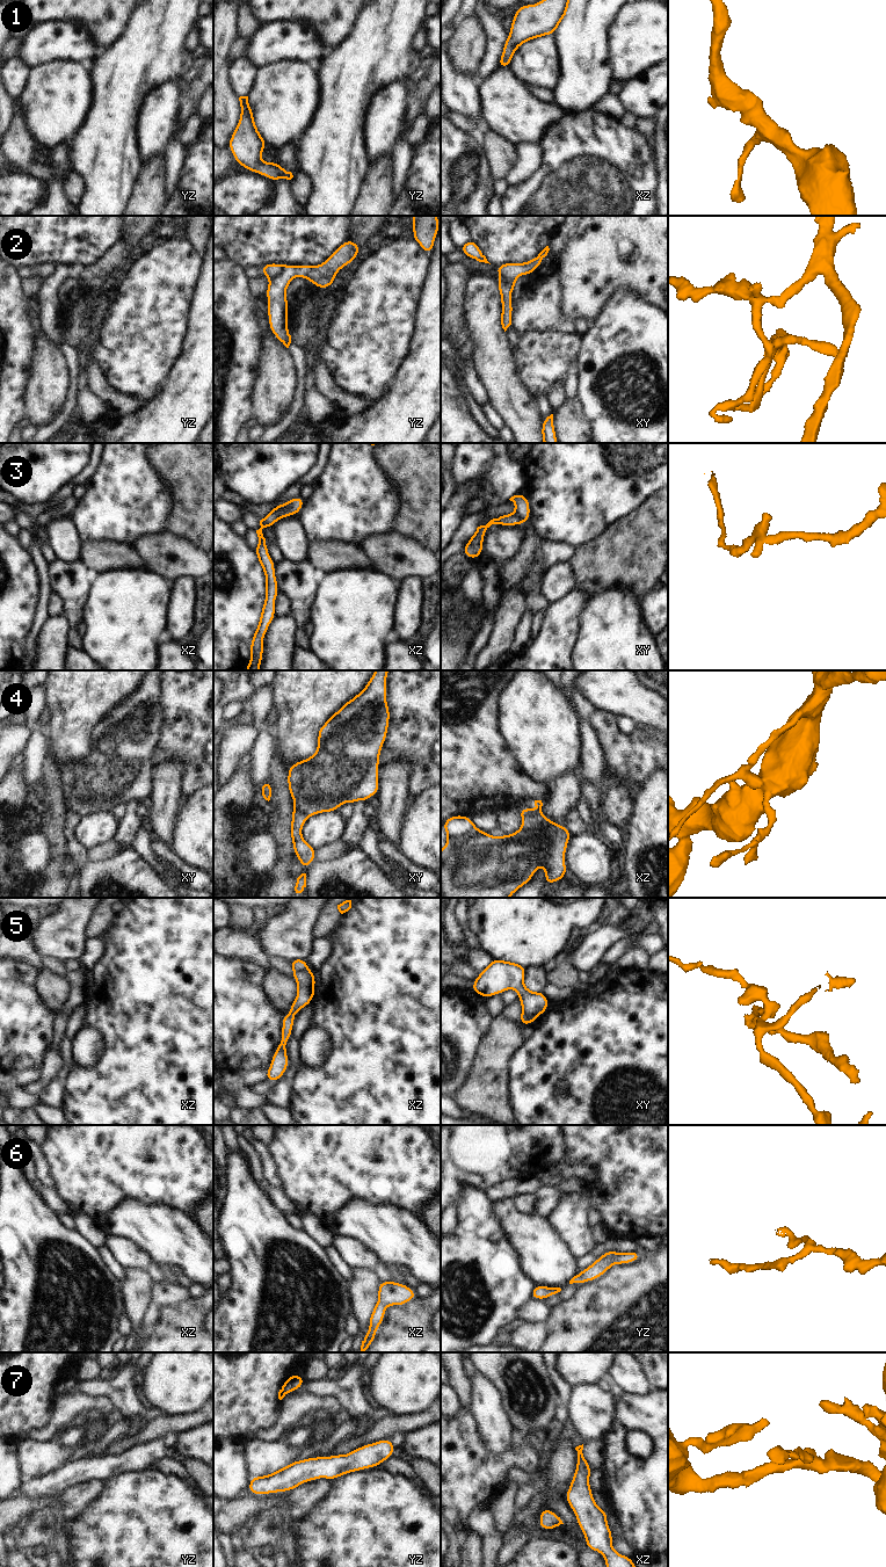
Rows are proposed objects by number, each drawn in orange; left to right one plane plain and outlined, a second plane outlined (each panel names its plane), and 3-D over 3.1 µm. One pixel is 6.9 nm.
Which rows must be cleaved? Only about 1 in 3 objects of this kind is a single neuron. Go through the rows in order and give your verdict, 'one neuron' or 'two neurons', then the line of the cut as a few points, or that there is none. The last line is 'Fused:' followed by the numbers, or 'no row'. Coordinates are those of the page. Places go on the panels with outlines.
1: one neuron | no cut
2: two neurons | yz (284, 266), (278, 274), (269, 280)
3: two neurons | xz (291, 500), (285, 508), (270, 513)
4: two neurons | xy (293, 807), (307, 817)
5: two neurons | xy (537, 1015), (525, 1017), (522, 1024)
6: one neuron | no cut
7: one neuron | no cut
Fused: 2, 3, 4, 5

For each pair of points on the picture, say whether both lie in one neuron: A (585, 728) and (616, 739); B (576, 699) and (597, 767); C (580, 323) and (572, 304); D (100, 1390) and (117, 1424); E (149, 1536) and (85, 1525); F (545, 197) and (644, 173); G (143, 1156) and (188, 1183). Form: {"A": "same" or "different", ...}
{"A": "different", "B": "same", "C": "different", "D": "different", "E": "same", "F": "same", "G": "same"}

